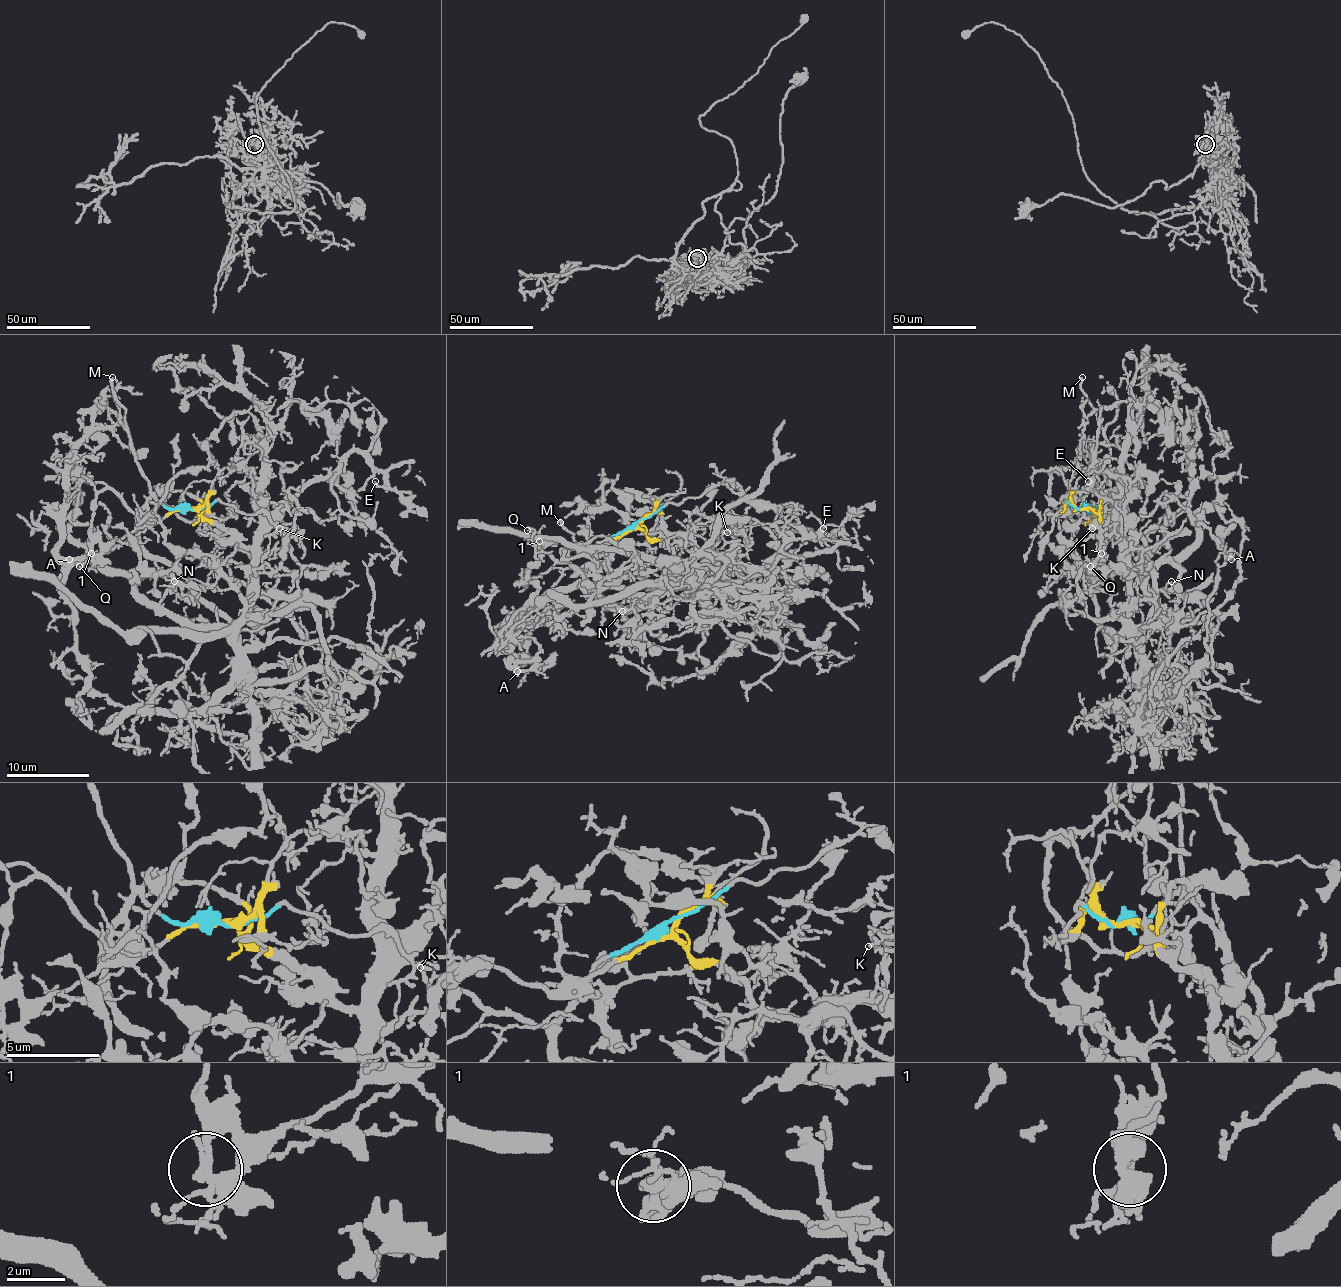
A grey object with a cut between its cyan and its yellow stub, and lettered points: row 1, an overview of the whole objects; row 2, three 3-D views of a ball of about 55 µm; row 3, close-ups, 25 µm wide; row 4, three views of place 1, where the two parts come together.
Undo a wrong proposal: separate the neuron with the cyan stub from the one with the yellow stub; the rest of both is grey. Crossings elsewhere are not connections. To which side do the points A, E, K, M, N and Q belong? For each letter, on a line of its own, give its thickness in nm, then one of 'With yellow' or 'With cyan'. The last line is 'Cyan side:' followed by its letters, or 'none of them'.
A: Thickness 200 nm. With yellow
E: Thickness 160 nm. With yellow
K: Thickness 140 nm. With yellow
M: Thickness 240 nm. With cyan
N: Thickness 160 nm. With yellow
Q: Thickness 160 nm. With cyan
Cyan side: M, Q

